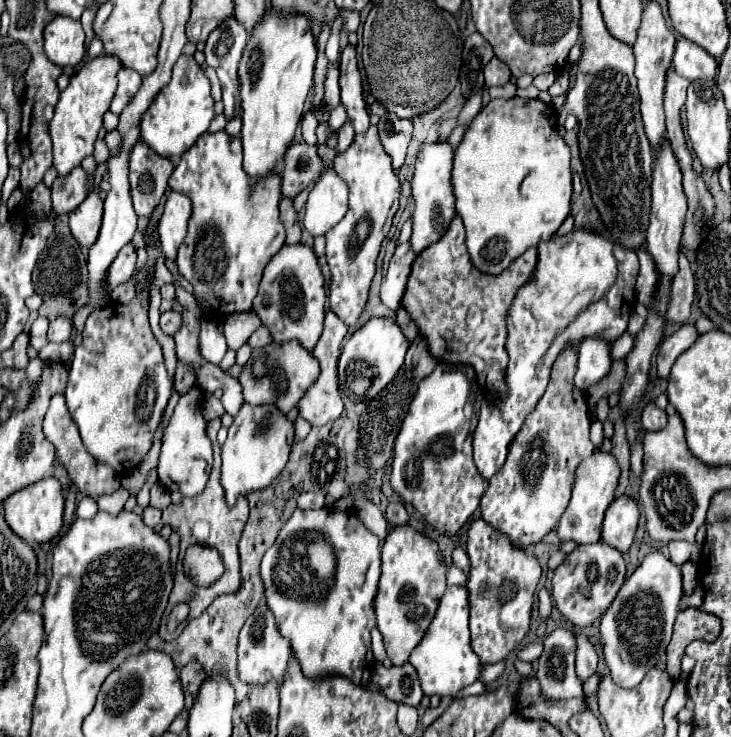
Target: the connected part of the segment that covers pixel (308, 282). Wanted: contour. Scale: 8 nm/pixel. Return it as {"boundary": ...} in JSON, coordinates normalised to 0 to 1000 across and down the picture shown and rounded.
{"boundary":[[[413,330],[389,332],[364,360],[356,395],[347,406],[347,422],[356,427],[358,438],[369,446],[375,463],[389,465],[405,460],[419,476],[424,476],[432,468],[443,441],[446,427],[443,414],[446,414],[446,392],[432,343]]]}

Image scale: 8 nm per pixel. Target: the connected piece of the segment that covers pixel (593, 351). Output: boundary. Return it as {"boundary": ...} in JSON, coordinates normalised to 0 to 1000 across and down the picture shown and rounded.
{"boundary":[[[804,457],[791,474],[791,503],[785,520],[791,528],[802,531],[815,522],[834,503],[834,468],[818,457]]]}

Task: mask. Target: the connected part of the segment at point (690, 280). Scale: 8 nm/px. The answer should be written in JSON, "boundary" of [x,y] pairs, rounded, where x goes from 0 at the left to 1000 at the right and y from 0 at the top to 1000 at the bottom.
{"boundary":[[[930,343],[930,368],[922,373],[919,381],[919,406],[914,414],[914,436],[917,438],[936,438],[944,430],[947,411],[952,403],[952,384],[944,365],[944,357],[936,343]]]}

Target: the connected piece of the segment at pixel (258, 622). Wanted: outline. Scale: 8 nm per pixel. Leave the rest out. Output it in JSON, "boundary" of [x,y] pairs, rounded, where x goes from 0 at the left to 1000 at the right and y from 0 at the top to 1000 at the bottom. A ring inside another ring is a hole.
{"boundary":[[[358,821],[334,845],[334,851],[328,856],[328,867],[326,867],[326,919],[328,919],[328,924],[334,924],[339,929],[364,929],[367,924],[386,927],[397,891],[399,891],[397,872],[389,864],[383,864],[367,821]]]}

